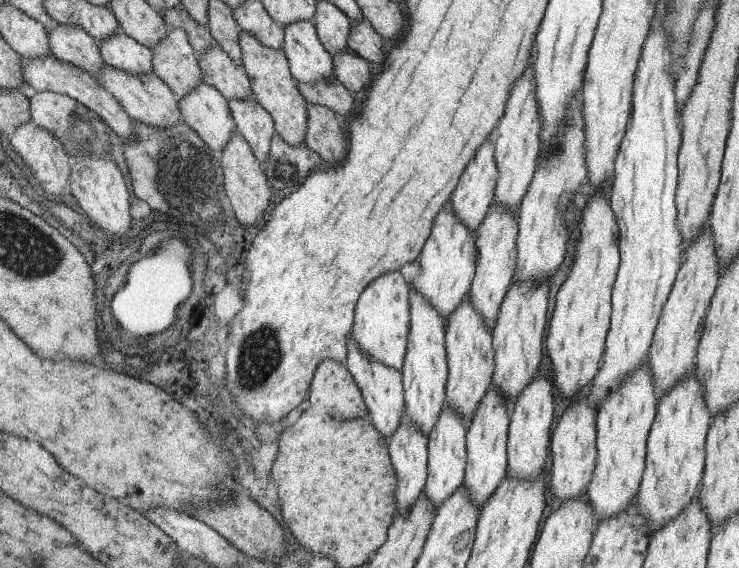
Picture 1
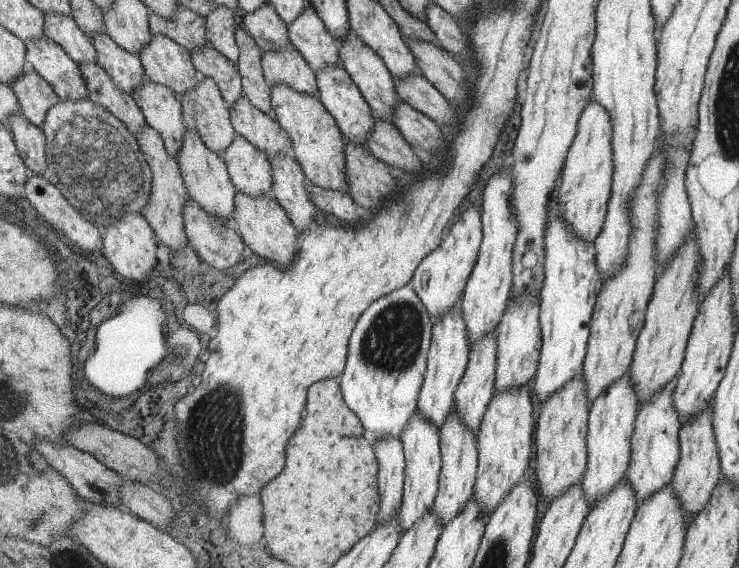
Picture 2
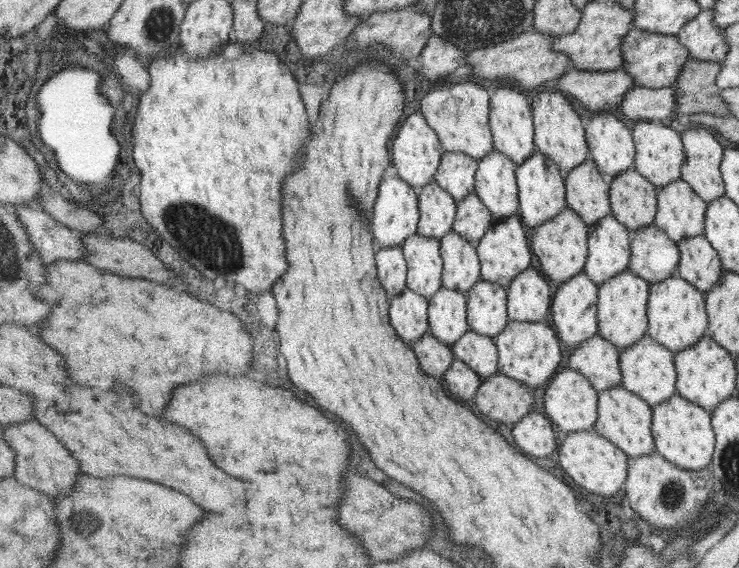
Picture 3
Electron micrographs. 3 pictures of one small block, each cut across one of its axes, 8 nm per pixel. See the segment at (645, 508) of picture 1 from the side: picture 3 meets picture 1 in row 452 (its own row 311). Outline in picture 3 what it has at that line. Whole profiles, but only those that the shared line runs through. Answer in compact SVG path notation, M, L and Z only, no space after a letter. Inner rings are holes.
M672 277L651 287L651 299L648 300L648 336L663 344L672 352L679 353L695 346L704 337L710 318L706 318L704 294L700 289L680 277Z

